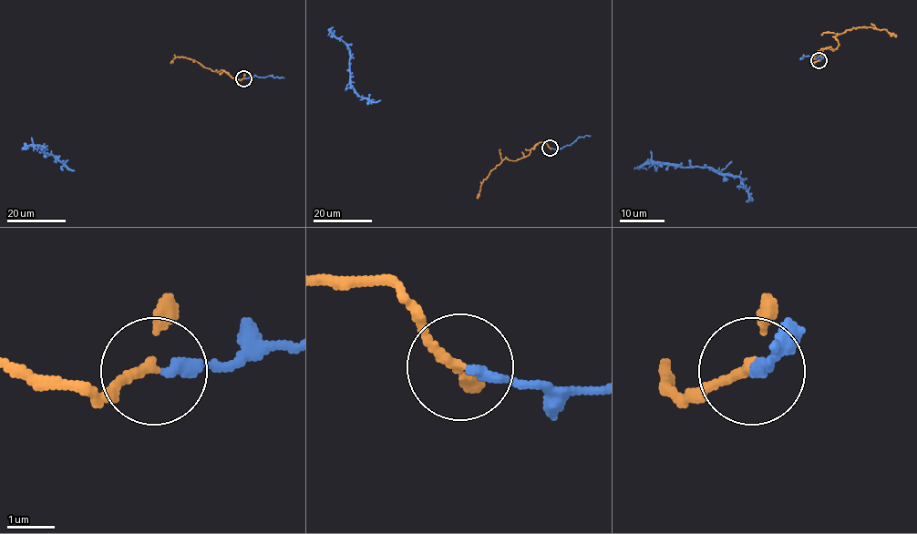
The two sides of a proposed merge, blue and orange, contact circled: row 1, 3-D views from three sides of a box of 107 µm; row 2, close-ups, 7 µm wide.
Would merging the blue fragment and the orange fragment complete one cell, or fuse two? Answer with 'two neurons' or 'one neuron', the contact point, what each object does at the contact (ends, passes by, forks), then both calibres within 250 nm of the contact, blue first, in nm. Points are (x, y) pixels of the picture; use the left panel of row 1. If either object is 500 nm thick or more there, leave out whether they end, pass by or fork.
one neuron; place (243, 78); blue ends; orange passes by; calibres 220 and 140 nm

